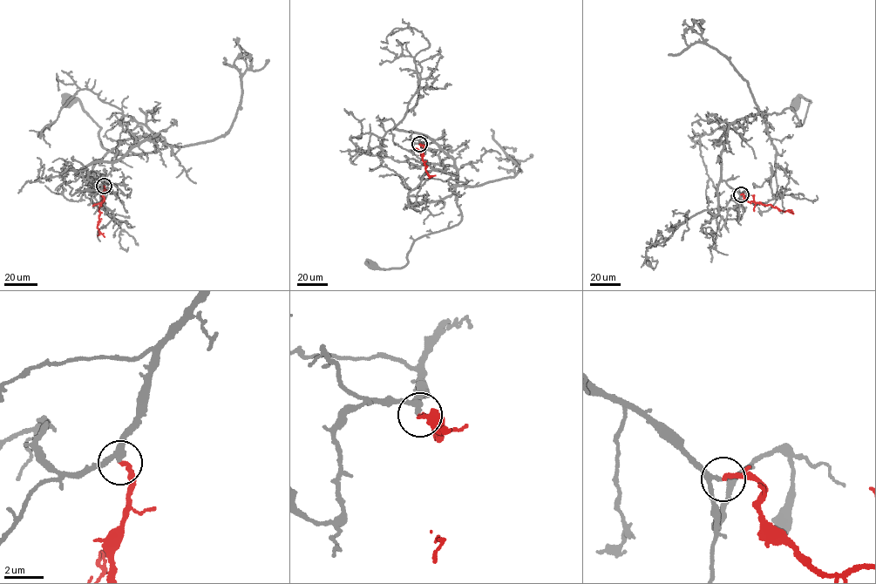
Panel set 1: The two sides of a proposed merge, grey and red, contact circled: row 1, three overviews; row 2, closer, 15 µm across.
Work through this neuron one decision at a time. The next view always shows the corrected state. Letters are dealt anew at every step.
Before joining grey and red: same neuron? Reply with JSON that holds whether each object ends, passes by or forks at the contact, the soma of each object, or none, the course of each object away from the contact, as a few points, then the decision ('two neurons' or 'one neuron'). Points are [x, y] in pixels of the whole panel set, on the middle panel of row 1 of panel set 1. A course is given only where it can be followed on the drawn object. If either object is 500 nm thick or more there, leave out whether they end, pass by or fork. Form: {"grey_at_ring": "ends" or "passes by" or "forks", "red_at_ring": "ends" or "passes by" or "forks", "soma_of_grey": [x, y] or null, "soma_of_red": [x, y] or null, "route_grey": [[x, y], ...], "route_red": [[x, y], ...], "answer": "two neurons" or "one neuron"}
{"grey_at_ring": "passes by", "red_at_ring": "ends", "soma_of_grey": [371, 265], "soma_of_red": null, "route_grey": [[419, 144], [421, 135], [425, 136], [452, 158], [461, 220], [417, 239], [404, 267], [389, 269], [371, 266]], "route_red": [[419, 144], [424, 146], [422, 157], [425, 171], [430, 175], [435, 175]], "answer": "one neuron"}

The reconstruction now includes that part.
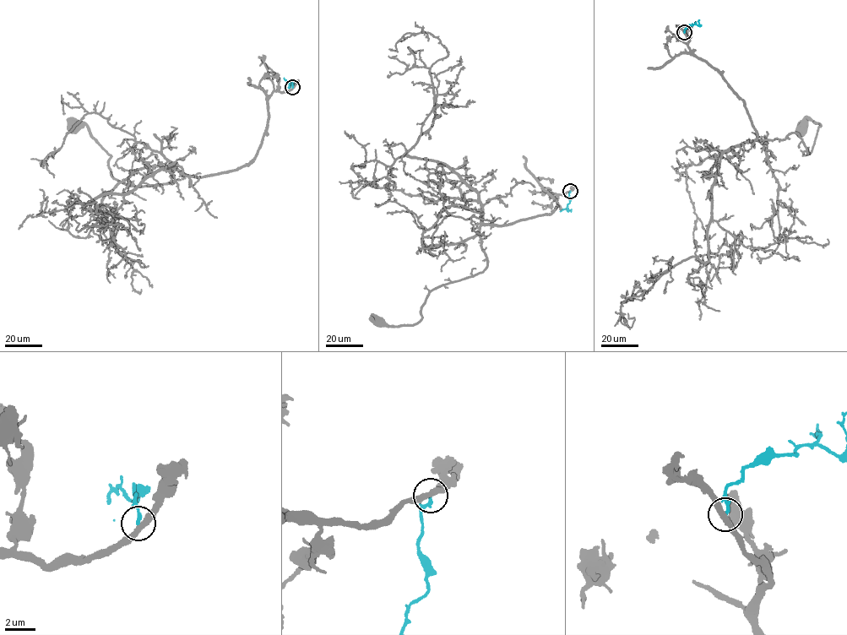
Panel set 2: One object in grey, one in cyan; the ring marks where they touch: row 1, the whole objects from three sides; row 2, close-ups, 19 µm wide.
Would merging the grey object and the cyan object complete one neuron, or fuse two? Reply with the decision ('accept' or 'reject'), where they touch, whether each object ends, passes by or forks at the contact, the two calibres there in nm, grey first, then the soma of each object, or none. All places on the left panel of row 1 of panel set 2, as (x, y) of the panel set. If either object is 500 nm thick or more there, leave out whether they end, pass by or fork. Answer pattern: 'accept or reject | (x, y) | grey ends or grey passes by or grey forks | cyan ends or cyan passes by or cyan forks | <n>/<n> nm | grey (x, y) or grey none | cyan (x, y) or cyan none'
reject | (292, 87) | grey passes by | cyan ends | 360/220 nm | grey (73, 124) | cyan none

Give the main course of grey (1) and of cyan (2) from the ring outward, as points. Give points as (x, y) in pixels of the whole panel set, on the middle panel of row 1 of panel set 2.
1: (570, 191), (551, 195), (558, 204), (550, 214), (482, 225), (486, 267), (432, 290), (416, 323), (377, 322)
2: (570, 191), (567, 208), (571, 212)

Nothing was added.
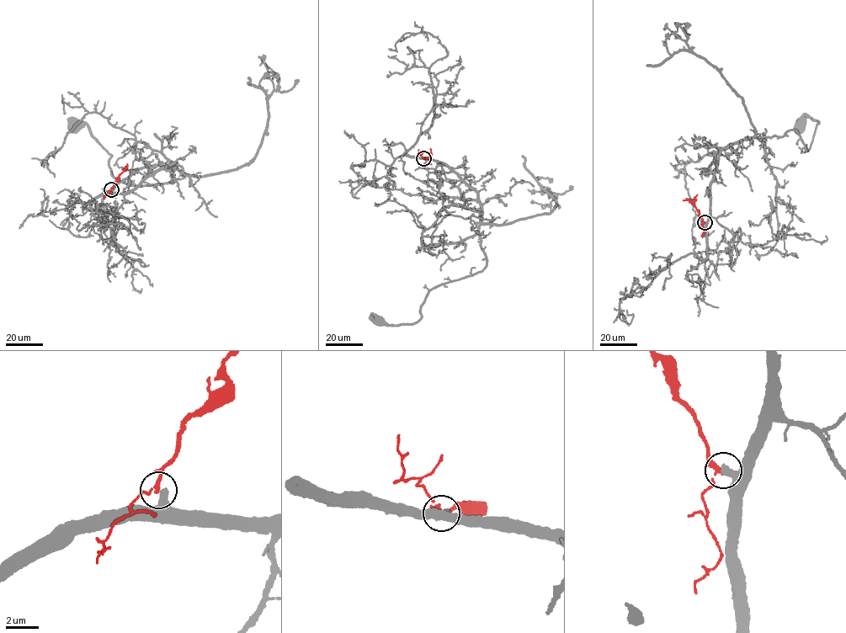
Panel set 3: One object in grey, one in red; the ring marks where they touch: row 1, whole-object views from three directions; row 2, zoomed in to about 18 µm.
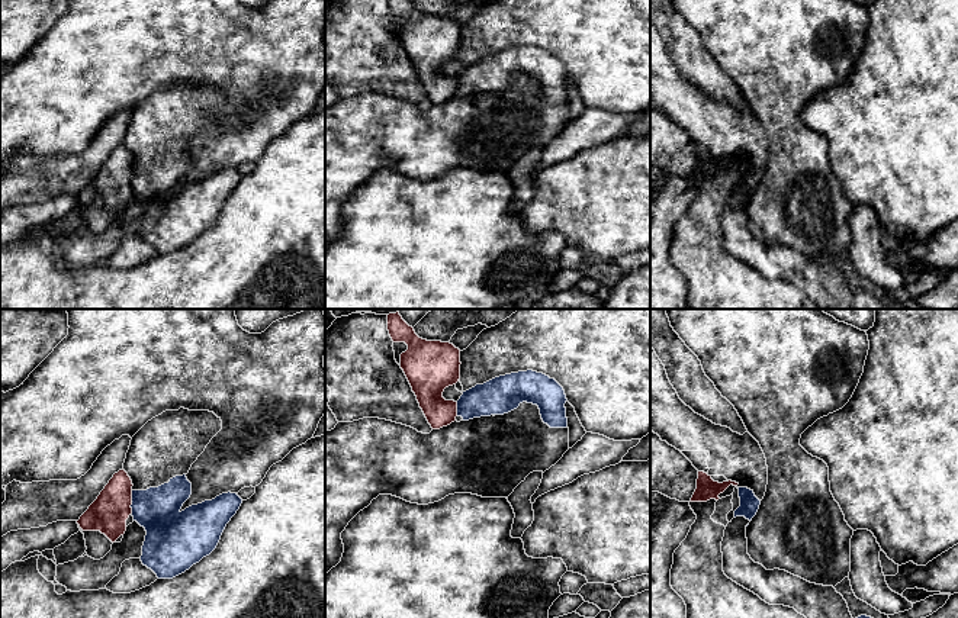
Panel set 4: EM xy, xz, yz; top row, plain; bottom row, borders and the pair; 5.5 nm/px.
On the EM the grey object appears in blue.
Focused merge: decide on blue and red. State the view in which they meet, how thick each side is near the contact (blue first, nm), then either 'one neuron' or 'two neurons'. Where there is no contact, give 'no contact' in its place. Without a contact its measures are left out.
meets blue in xy; 240 nm thick on the blue side, 220 nm on the other; two neurons

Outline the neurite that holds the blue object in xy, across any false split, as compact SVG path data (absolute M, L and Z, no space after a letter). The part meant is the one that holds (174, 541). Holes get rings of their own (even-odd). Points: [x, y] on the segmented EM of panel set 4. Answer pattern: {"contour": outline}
{"contour": "M180 408L152 418L131 440L123 470L134 485L131 505L134 521L147 531L141 561L158 579L173 579L209 556L242 503L237 493L228 492L181 509L192 495L192 483L186 474L221 429L222 421L213 412Z"}

